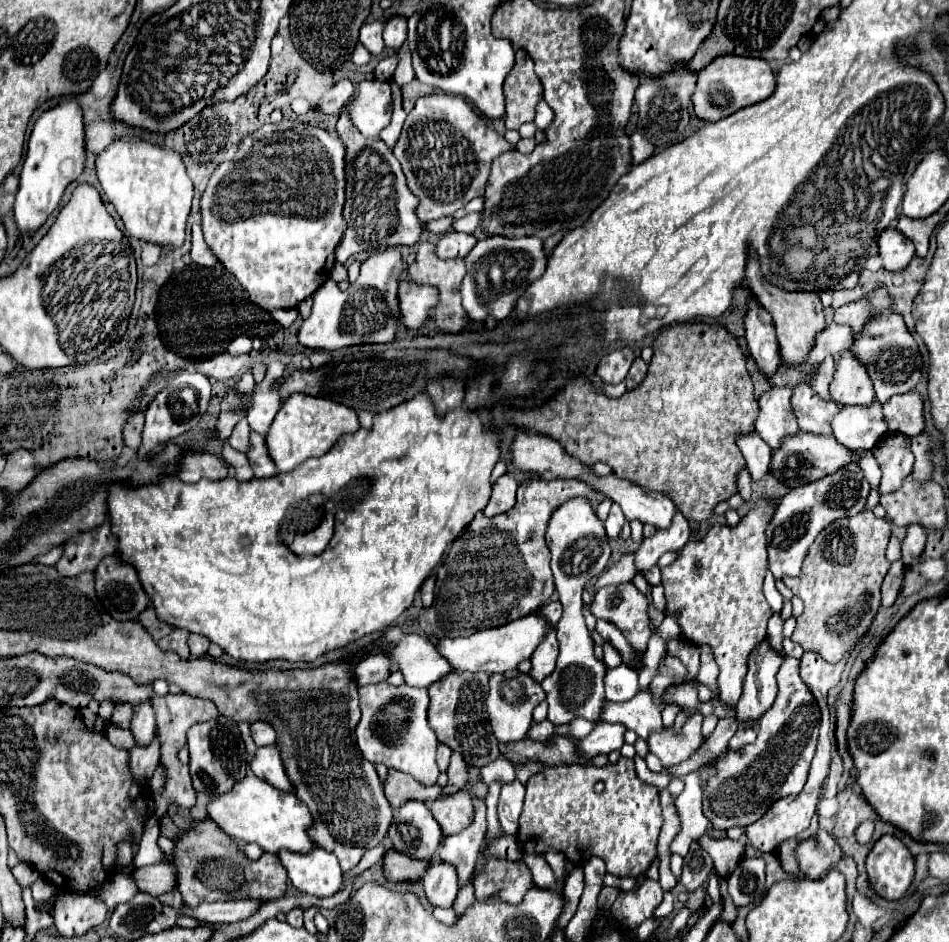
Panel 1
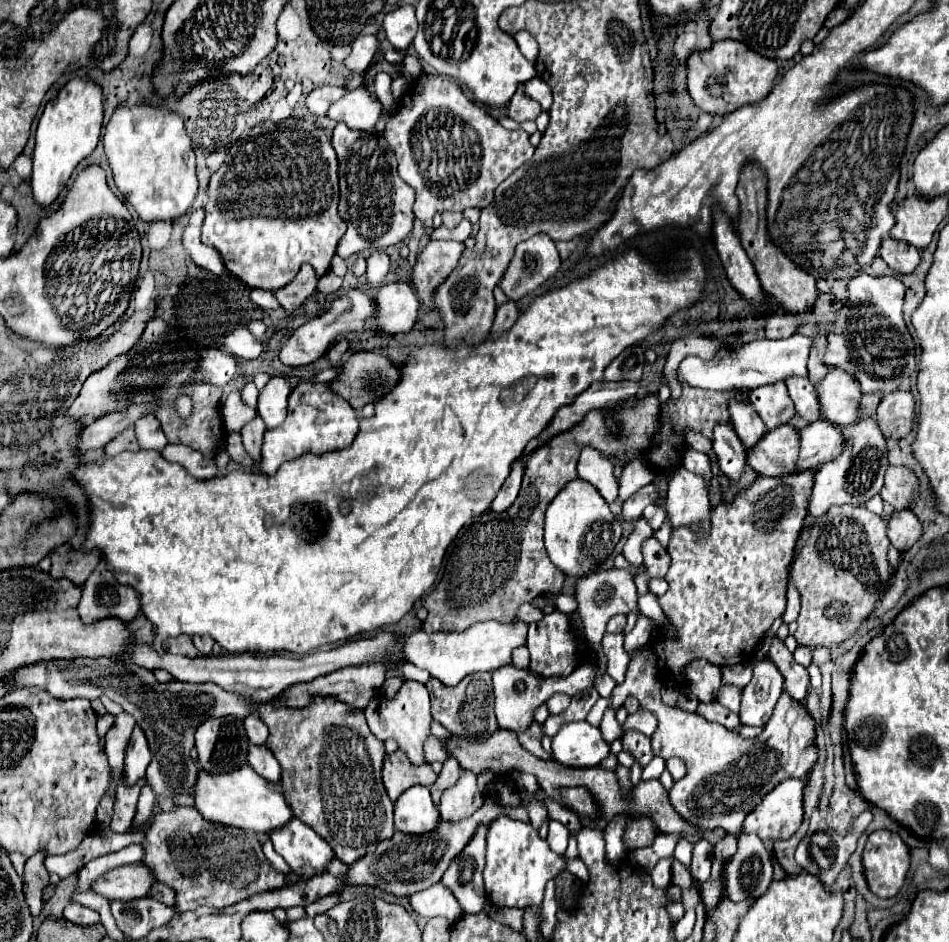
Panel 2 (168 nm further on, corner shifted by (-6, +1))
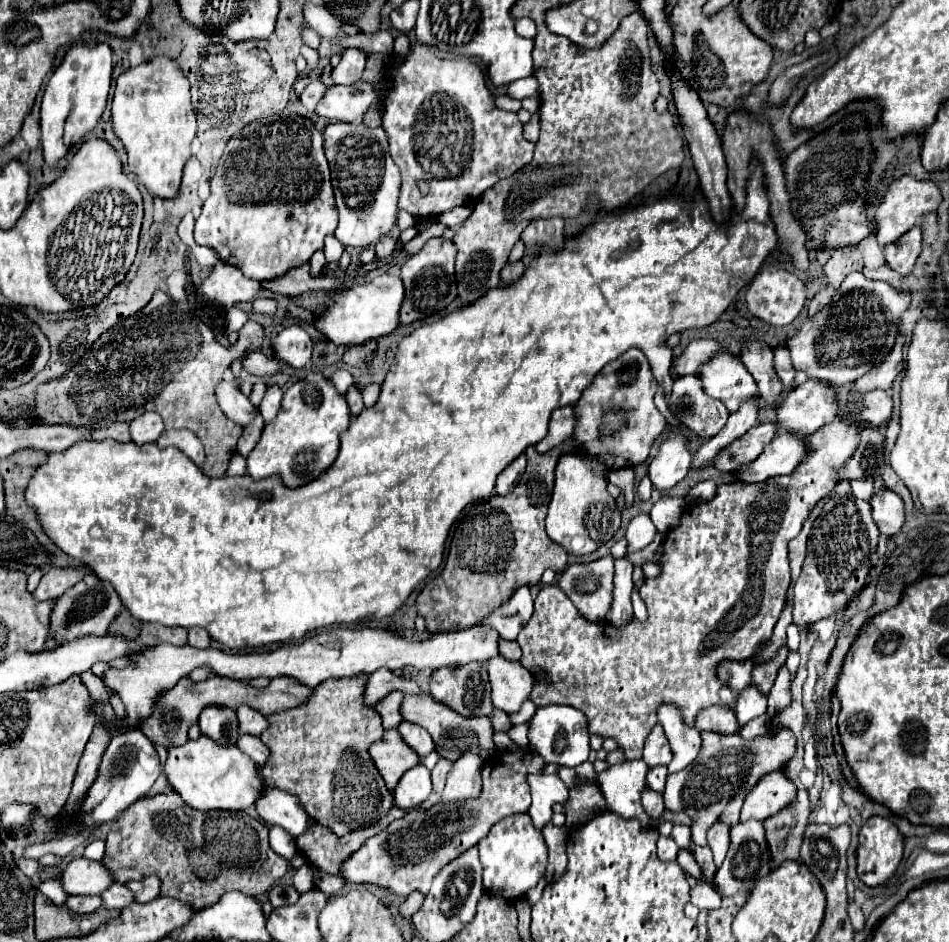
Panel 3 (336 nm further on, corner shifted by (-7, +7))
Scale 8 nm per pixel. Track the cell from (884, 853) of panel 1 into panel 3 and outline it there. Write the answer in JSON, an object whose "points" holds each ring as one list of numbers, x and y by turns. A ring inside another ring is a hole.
{"points":[[873,815,859,831,857,847,857,875,875,887,887,881,903,857,903,835,897,825,885,817]]}

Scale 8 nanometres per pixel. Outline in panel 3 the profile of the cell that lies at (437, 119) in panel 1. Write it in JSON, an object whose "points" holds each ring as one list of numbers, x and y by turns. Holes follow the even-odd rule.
{"points":[[413,41,405,59,387,65,383,79,387,81,387,93,381,101,381,127,389,137,391,157,401,169,399,209,409,211,413,217,435,217,453,207,467,205,497,181,531,163,535,145,523,139,523,125,515,113,497,109,483,69,471,59,441,59,431,47],[419,179,427,181,427,193,419,189]]}

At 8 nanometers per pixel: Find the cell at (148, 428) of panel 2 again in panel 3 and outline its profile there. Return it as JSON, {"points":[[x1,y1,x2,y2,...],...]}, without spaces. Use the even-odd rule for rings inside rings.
{"points":[[143,413,141,417,129,423,129,435,133,443,153,443,157,441,159,433,163,433,163,421,157,413]]}

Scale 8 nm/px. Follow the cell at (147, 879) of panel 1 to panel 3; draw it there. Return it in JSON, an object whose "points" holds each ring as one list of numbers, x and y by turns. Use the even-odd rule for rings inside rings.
{"points":[[81,857,65,865,59,881,67,895,101,895,113,883,113,877,103,863]]}

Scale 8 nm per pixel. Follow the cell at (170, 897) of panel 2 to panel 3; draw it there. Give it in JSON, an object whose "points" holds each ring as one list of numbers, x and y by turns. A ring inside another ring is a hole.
{"points":[[145,877,145,879,139,879,139,881,129,881,125,883,131,893,133,893,133,899,137,903,145,903,145,901,151,901,155,897,159,897,159,879,157,877]]}

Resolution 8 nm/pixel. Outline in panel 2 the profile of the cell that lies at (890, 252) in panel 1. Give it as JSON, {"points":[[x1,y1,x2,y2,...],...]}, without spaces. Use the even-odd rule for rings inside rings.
{"points":[[886,237,880,247,880,257,888,263,890,269,898,273,912,273,920,263,920,249,910,247,908,243]]}

